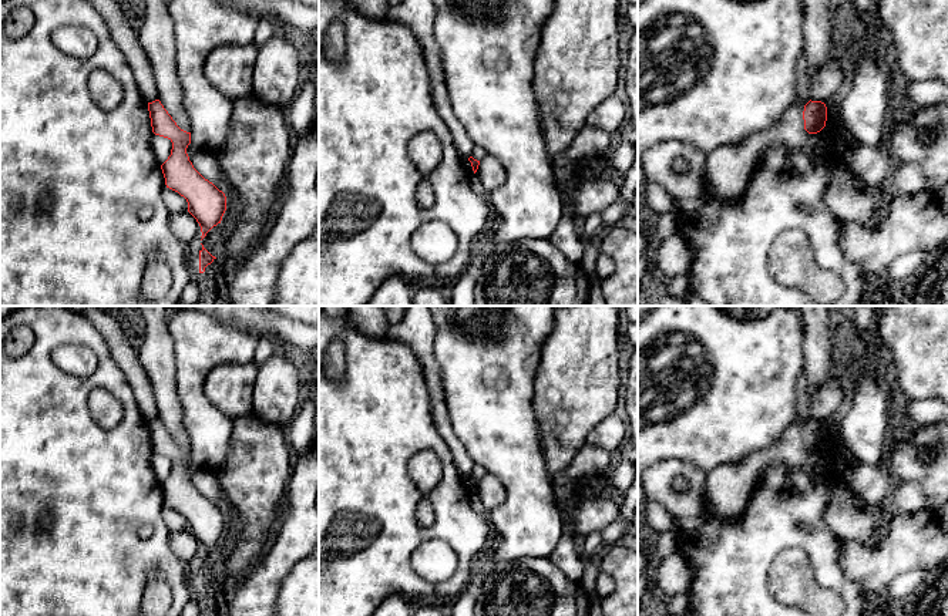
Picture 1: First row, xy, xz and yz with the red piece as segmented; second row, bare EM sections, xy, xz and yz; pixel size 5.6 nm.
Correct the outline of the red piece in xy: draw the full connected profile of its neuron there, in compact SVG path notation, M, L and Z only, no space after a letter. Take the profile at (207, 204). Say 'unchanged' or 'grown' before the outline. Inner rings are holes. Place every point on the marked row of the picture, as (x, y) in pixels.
unchanged; M159 100L148 102L152 132L172 142L171 155L161 165L167 188L178 192L188 202L188 212L201 226L202 239L221 223L226 211L226 196L205 179L186 154L191 132L181 129Z

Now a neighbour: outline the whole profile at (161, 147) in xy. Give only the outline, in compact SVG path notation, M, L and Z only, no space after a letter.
M154 134L151 138L151 149L152 149L158 164L162 165L171 155L172 142L168 138Z

